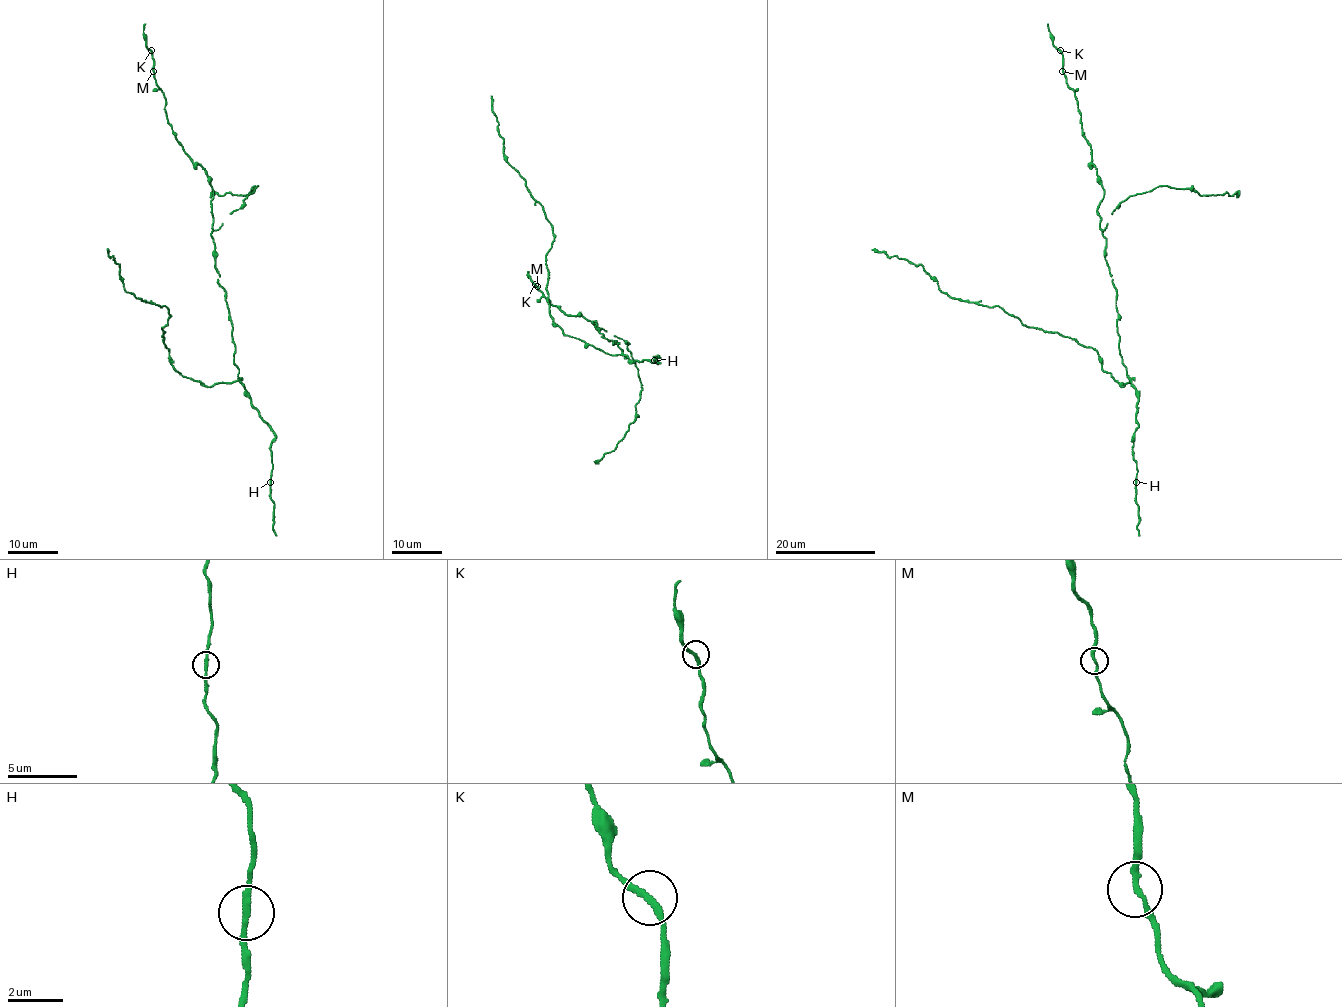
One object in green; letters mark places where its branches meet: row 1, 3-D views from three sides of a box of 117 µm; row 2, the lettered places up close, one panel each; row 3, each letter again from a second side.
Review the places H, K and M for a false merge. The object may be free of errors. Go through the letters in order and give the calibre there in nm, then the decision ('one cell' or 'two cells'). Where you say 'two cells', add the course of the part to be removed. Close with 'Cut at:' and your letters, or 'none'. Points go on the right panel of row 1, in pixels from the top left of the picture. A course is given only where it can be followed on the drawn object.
H: calibre 220 nm; one cell
K: calibre 220 nm; one cell
M: calibre 200 nm; one cell
Cut at: none

